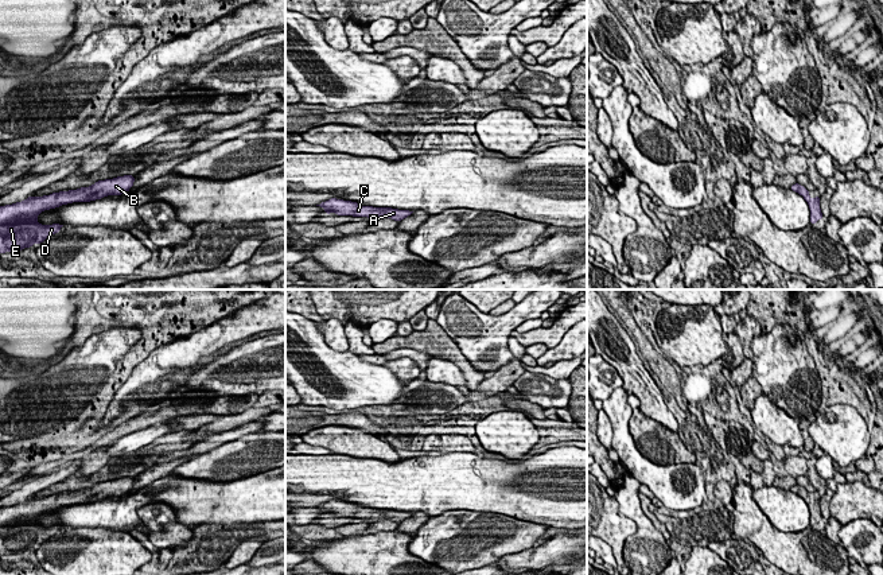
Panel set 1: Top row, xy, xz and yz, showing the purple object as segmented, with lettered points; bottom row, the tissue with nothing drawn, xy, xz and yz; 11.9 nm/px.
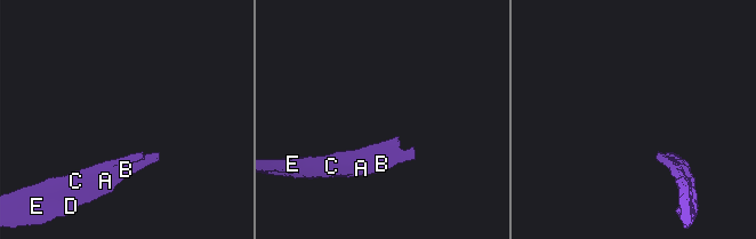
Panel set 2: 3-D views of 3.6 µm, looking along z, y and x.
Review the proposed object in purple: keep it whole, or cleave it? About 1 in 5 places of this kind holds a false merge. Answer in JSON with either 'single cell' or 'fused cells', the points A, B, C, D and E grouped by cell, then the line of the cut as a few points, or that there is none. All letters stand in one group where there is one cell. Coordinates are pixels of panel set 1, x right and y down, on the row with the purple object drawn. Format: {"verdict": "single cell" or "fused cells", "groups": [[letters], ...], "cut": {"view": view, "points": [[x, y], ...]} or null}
{"verdict": "single cell", "groups": [["A", "B", "C", "D", "E"]], "cut": null}

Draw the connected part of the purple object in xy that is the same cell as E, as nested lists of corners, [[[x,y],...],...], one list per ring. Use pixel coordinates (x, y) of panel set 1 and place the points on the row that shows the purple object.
[[[124,175],[97,180],[89,187],[52,193],[43,197],[28,197],[23,202],[0,206],[0,253],[17,252],[42,244],[58,233],[63,225],[40,225],[36,219],[40,211],[73,202],[90,202],[108,195],[121,195],[133,186],[135,176]]]

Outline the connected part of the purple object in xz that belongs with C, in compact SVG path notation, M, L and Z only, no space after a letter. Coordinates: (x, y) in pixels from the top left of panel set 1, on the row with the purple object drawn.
M331 198L316 206L323 207L326 214L337 213L338 215L367 217L369 222L384 218L401 221L413 213L411 210L398 210L392 207L362 206L357 202L337 198Z

